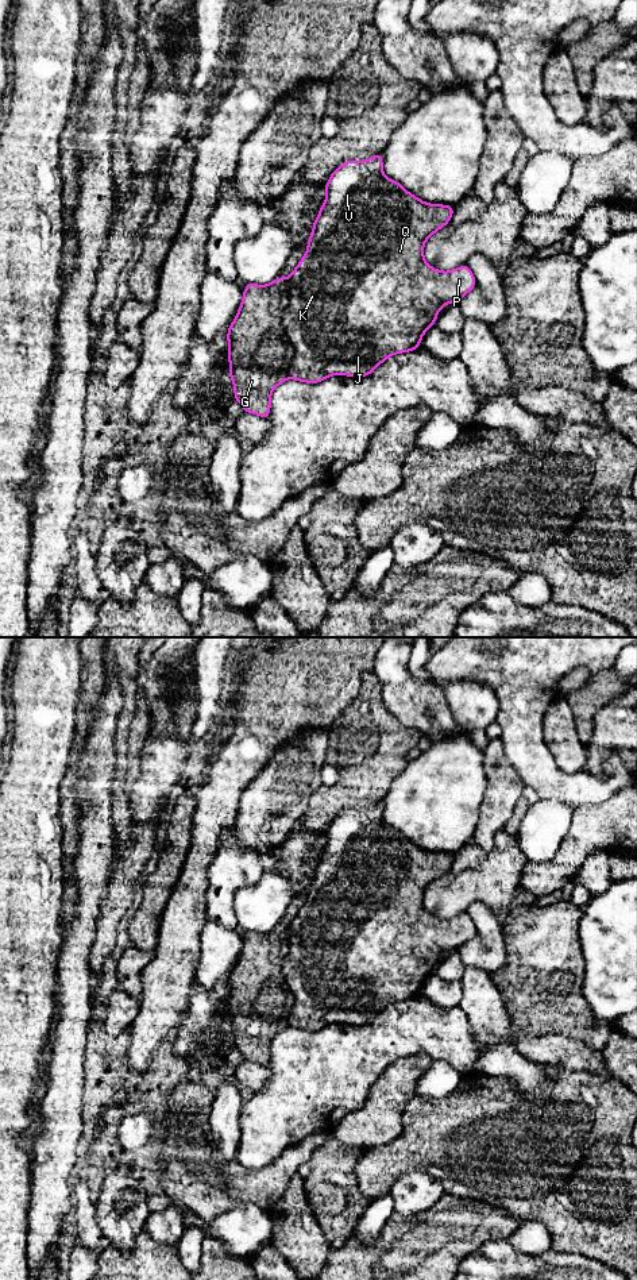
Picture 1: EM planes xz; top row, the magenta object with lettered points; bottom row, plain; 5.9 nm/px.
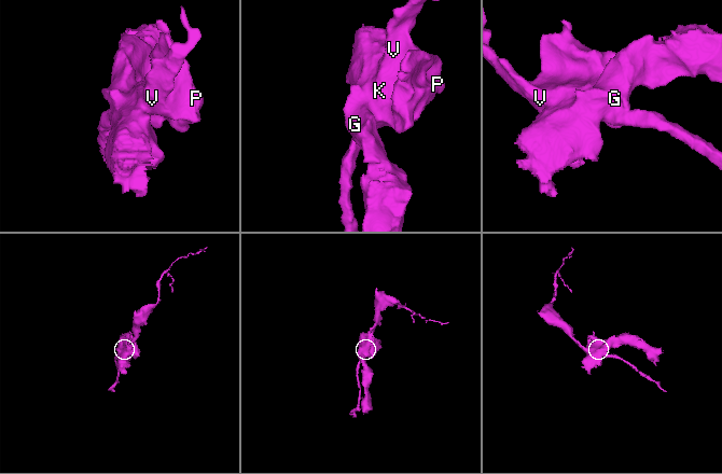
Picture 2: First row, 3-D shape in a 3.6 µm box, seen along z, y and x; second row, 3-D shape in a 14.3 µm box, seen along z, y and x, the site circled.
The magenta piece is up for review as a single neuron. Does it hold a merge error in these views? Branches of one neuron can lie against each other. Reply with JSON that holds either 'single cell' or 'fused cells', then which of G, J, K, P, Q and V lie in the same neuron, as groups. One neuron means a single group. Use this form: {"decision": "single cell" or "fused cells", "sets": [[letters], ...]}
{"decision": "fused cells", "sets": [["G"], ["J", "K", "P", "Q", "V"]]}

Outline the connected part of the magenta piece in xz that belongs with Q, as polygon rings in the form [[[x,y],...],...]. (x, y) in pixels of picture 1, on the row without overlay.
[[[382,801],[366,809],[345,809],[324,836],[327,845],[306,901],[287,928],[282,965],[294,996],[289,1028],[312,1033],[337,1022],[367,1025],[389,1005],[420,996],[439,959],[475,934],[467,913],[441,919],[424,906],[425,890],[448,872],[453,855],[428,852],[386,826]]]

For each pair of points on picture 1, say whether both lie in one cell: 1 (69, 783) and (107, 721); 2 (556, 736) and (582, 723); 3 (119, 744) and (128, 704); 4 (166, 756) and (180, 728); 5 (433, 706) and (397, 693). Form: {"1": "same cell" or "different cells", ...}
{"1": "different cells", "2": "different cells", "3": "same cell", "4": "different cells", "5": "same cell"}

